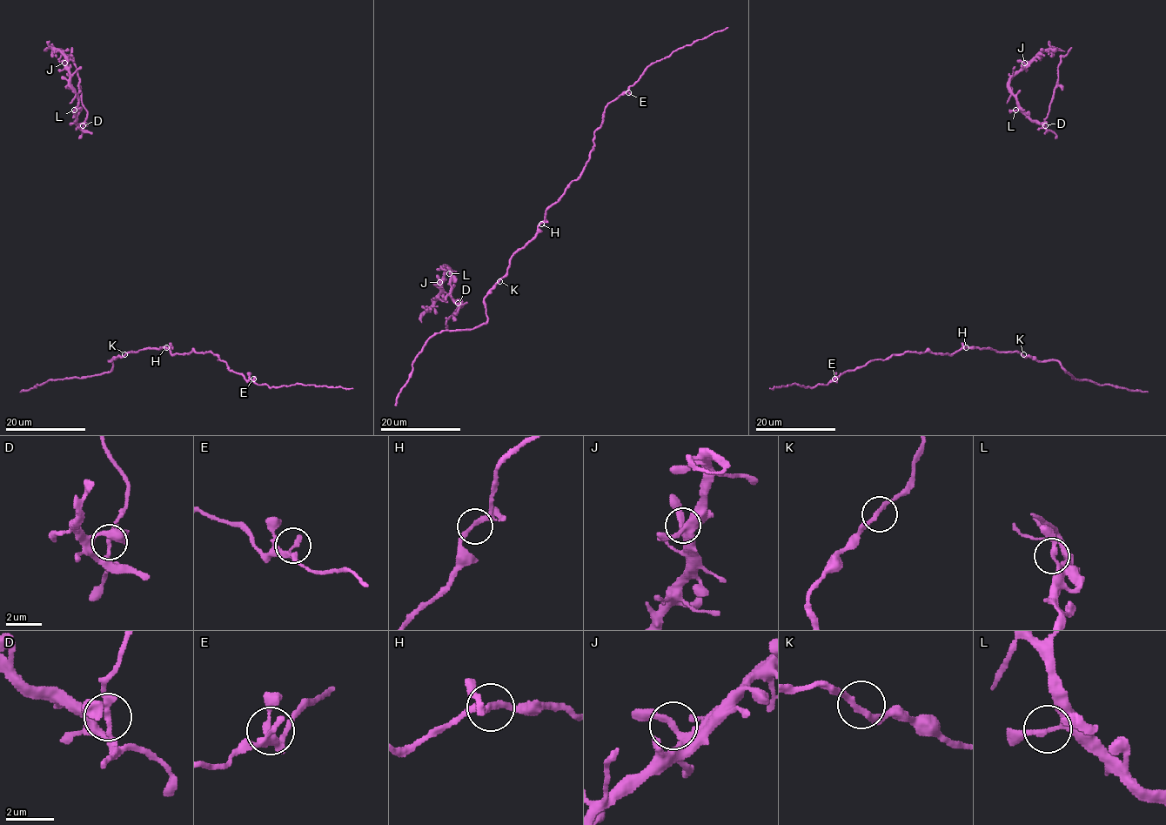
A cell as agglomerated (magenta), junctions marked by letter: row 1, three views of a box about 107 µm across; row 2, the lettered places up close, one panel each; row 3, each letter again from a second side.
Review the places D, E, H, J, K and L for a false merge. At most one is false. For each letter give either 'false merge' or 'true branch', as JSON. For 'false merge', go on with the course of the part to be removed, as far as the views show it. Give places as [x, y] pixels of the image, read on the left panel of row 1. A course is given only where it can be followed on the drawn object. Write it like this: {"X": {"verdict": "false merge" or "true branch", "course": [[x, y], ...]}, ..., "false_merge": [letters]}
{"D": {"verdict": "false merge", "course": [[83, 125], [87, 110], [81, 102], [77, 66], [71, 56], [72, 47]]}, "E": {"verdict": "true branch"}, "H": {"verdict": "true branch"}, "J": {"verdict": "true branch"}, "K": {"verdict": "true branch"}, "L": {"verdict": "true branch"}, "false_merge": ["D"]}

